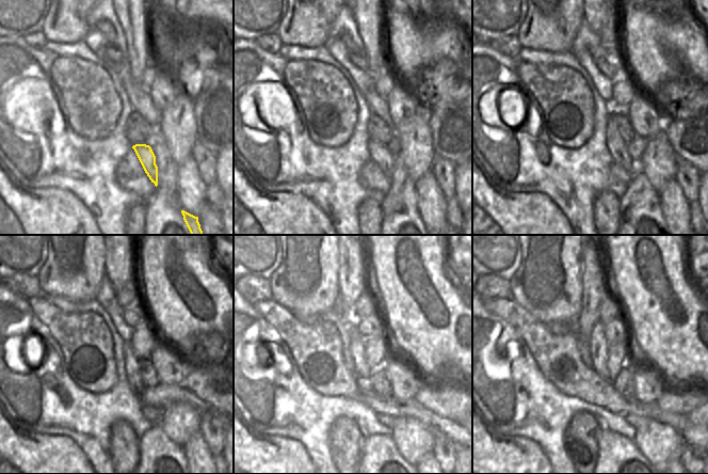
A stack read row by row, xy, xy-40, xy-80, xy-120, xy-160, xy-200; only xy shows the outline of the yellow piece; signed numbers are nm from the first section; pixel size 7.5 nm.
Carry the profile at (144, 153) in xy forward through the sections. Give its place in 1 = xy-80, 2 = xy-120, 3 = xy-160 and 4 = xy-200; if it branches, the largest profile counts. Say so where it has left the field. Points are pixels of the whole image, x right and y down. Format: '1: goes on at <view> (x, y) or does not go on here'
1: goes on at xy-80 (617, 148)
2: goes on at xy-120 (132, 364)
3: goes on at xy-160 (357, 342)
4: goes on at xy-200 (597, 344)

